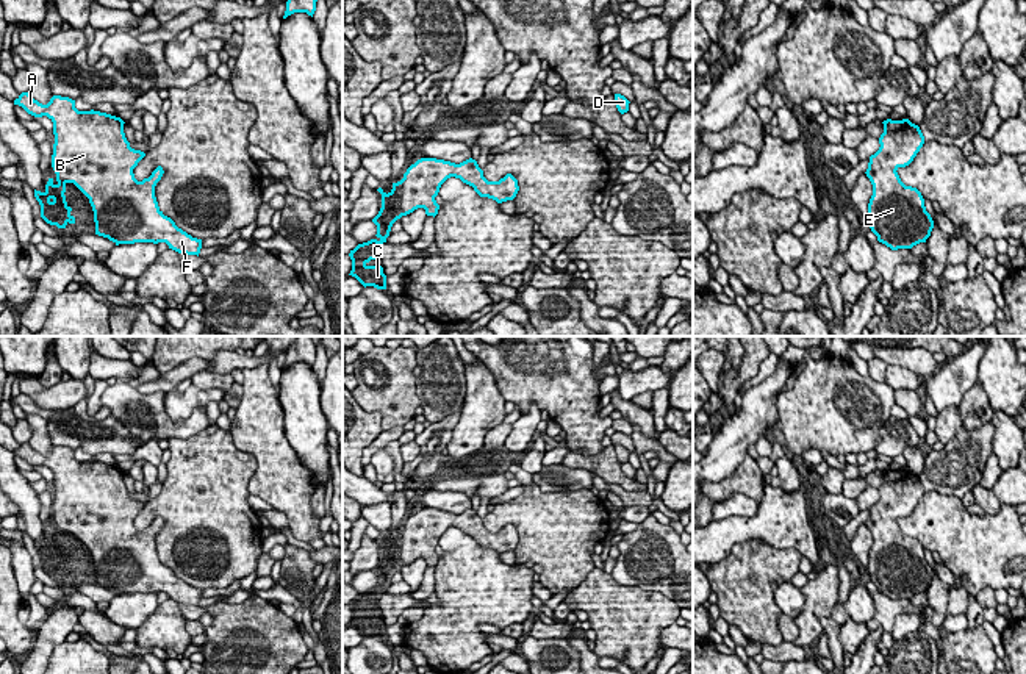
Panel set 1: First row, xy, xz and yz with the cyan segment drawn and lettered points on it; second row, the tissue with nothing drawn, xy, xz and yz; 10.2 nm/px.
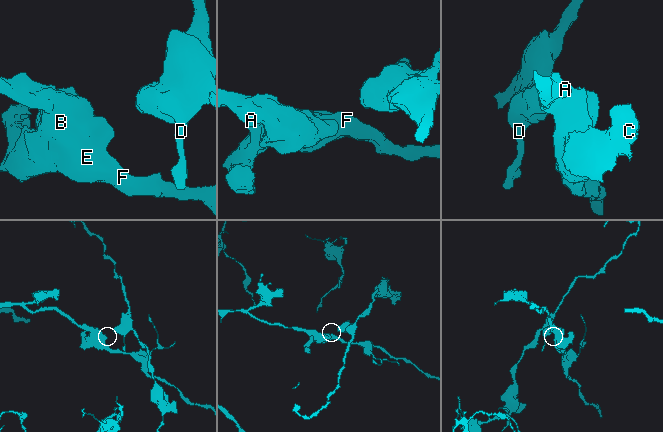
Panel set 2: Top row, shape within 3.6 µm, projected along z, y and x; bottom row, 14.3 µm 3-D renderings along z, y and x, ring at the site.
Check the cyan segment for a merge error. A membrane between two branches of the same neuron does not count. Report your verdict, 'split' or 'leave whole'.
leave whole

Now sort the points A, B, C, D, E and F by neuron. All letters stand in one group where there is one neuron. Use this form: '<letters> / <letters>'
A B C D E F

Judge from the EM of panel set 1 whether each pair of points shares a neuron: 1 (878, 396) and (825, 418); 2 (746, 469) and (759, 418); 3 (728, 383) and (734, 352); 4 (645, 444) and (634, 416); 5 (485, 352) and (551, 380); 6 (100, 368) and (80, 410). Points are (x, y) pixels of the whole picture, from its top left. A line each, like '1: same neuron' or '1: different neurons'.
1: same neuron
2: different neurons
3: different neurons
4: different neurons
5: same neuron
6: different neurons

